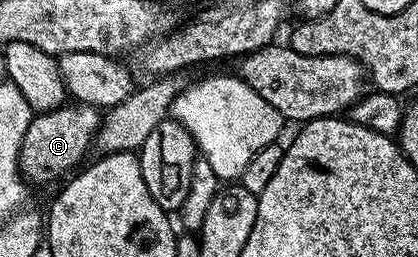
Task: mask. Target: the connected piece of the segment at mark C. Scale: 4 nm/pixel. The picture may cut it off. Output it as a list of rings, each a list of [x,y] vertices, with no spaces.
[[[63,103],[57,109],[35,112],[28,123],[28,131],[24,131],[24,139],[20,143],[19,172],[24,174],[25,180],[31,186],[46,185],[49,181],[61,182],[87,160],[86,152],[88,154],[91,152],[99,124],[99,110],[92,105]]]

